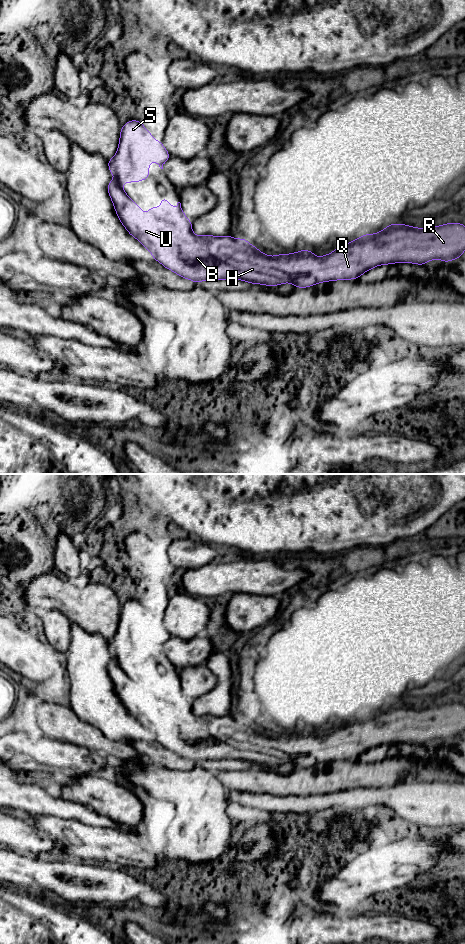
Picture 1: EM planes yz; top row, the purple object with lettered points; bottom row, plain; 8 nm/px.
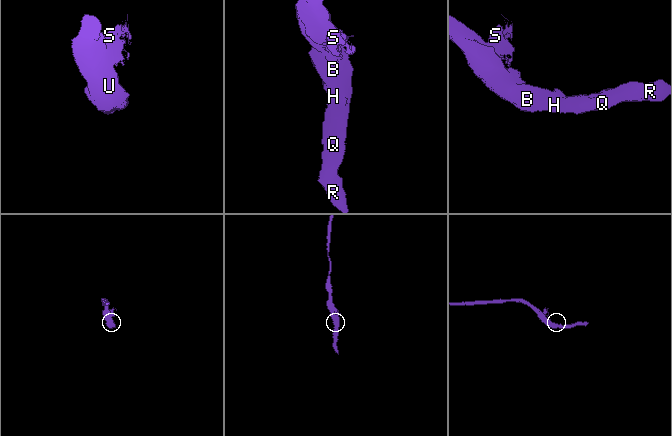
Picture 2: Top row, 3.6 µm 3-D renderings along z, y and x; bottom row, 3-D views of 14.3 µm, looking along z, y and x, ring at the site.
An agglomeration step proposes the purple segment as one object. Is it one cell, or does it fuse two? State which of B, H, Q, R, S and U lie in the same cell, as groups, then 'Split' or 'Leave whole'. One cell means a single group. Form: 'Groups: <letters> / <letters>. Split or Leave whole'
Groups: B H Q R U / S. Split

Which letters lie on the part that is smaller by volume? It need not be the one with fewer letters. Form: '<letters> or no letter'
S

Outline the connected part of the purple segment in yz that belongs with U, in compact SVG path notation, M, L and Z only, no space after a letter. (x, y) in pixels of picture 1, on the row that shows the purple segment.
M113 178L107 190L117 216L128 233L148 249L153 259L165 268L195 283L204 280L238 279L267 286L292 283L296 288L306 288L321 282L356 280L368 270L384 264L424 265L433 259L440 259L446 263L460 258L465 251L465 225L461 223L425 228L399 223L390 224L379 233L366 234L348 244L338 246L332 253L322 257L316 257L313 251L308 250L268 256L249 244L245 238L186 233L171 223L146 215Z

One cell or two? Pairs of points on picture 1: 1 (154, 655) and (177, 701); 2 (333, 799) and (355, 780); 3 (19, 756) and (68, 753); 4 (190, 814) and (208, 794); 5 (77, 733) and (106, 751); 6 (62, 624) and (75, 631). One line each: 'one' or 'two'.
1: one
2: two
3: one
4: one
5: one
6: two

